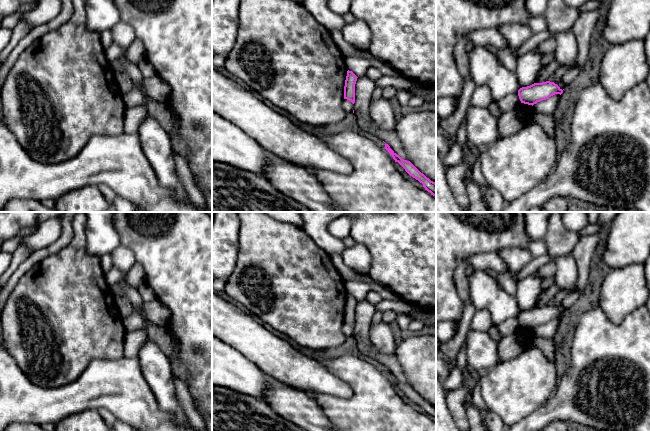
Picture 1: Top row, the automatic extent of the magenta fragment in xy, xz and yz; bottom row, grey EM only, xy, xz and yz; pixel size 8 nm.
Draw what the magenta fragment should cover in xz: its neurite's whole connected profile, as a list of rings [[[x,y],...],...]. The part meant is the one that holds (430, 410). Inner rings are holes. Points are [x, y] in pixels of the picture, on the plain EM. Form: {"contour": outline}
{"contour": [[[385,367],[384,371],[393,381],[395,386],[398,386],[405,395],[423,408],[425,414],[430,416],[433,420],[436,421],[436,407],[427,402],[423,397],[421,397],[410,385],[402,383],[399,379],[397,379],[388,368]]]}

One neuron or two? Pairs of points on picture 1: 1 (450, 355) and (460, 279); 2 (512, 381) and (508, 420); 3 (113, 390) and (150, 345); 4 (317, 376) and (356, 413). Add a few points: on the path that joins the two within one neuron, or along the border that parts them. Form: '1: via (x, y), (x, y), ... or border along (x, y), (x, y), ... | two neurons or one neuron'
1: via (460, 336), (468, 315), (468, 303), (465, 298) | one neuron
2: via (512, 391), (511, 410) | one neuron
3: border along (136, 357), (141, 373), (146, 381) | two neurons
4: border along (353, 391), (349, 397), (316, 394) | two neurons

